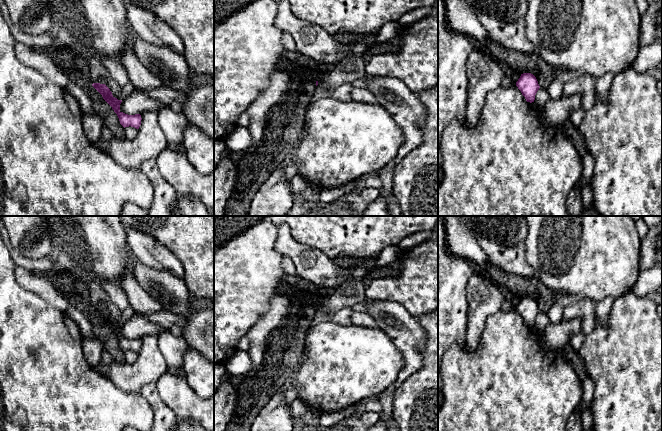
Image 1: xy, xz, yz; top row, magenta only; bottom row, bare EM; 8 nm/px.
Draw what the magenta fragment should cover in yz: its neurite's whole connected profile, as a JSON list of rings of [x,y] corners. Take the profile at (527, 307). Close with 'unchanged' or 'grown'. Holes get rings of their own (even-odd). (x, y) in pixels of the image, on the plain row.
[[[523,297],[516,306],[516,310],[521,315],[527,326],[534,326],[535,319],[540,310],[536,301],[531,297]]]; unchanged

